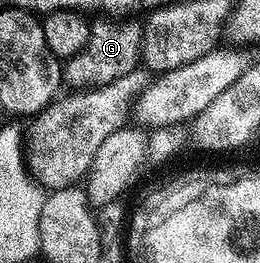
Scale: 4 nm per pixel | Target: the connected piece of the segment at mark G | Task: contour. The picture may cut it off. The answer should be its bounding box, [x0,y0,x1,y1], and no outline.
[63,18,142,90]

